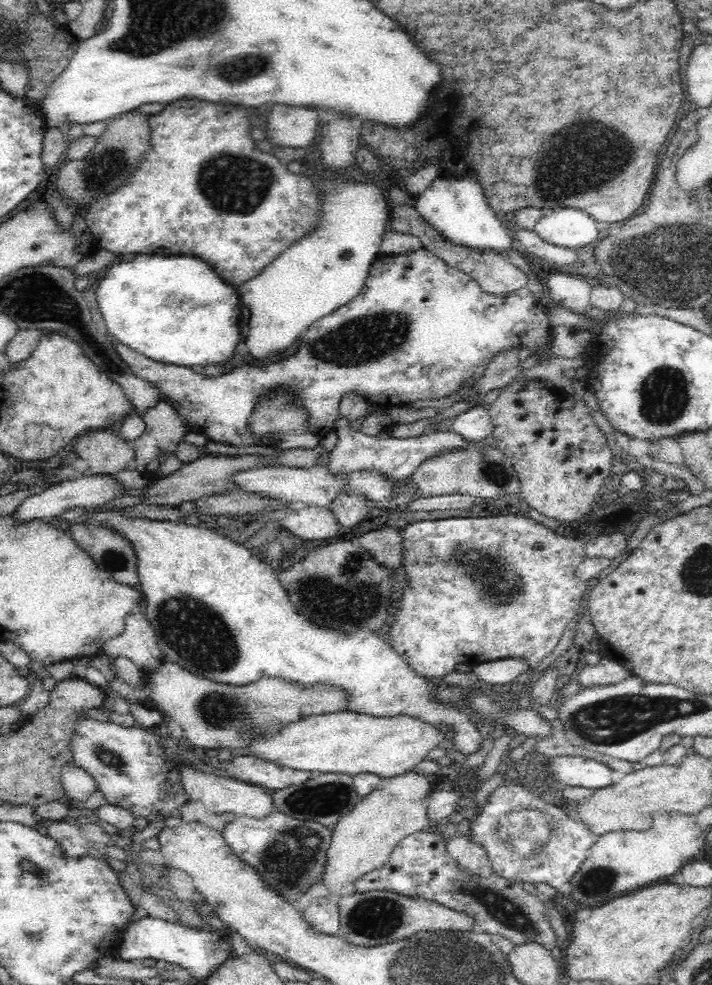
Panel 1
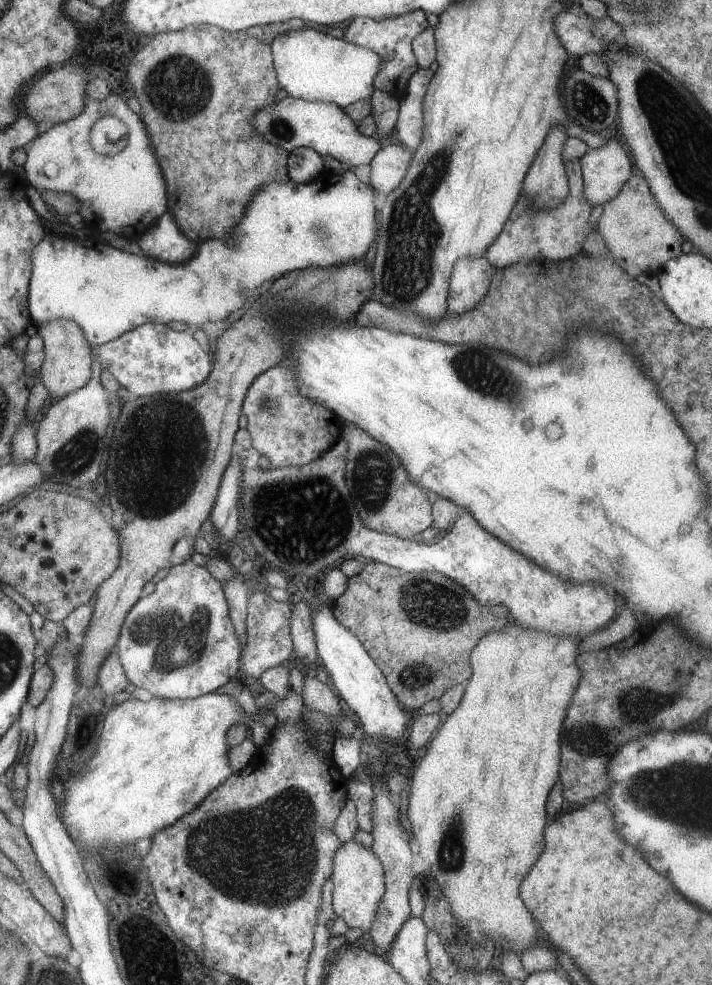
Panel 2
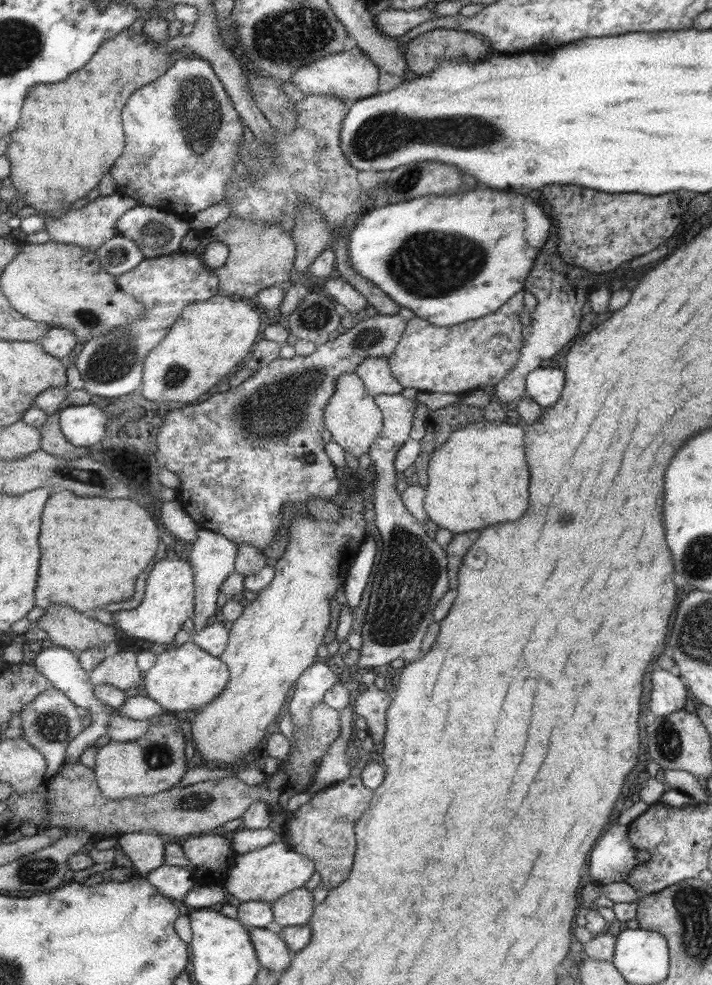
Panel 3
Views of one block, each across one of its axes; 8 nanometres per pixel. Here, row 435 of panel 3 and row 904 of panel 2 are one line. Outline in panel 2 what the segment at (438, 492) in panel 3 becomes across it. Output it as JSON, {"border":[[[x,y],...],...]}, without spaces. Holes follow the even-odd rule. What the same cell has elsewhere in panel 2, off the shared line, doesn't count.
{"border":[[[515,623],[507,632],[501,629],[499,632],[488,632],[482,637],[480,642],[476,644],[475,650],[472,651],[472,676],[467,680],[467,686],[459,704],[443,717],[443,721],[427,742],[425,756],[422,757],[419,766],[414,769],[411,782],[407,786],[408,806],[406,814],[409,826],[411,826],[411,833],[414,836],[413,841],[417,853],[429,862],[430,875],[437,882],[437,888],[441,890],[441,894],[449,901],[450,908],[453,908],[453,916],[459,922],[457,926],[463,926],[463,930],[469,934],[469,938],[473,938],[477,942],[481,940],[483,946],[492,948],[495,962],[498,961],[503,952],[508,951],[520,959],[523,952],[529,952],[529,948],[533,948],[541,940],[532,913],[523,906],[521,896],[517,894],[517,886],[519,886],[519,880],[523,878],[523,874],[539,858],[537,854],[545,850],[544,828],[549,823],[547,798],[549,791],[557,784],[560,774],[561,727],[564,724],[565,712],[568,710],[569,703],[572,702],[573,691],[576,690],[580,680],[575,655],[577,654],[578,642],[575,636],[551,636],[547,632],[519,628]]]}

